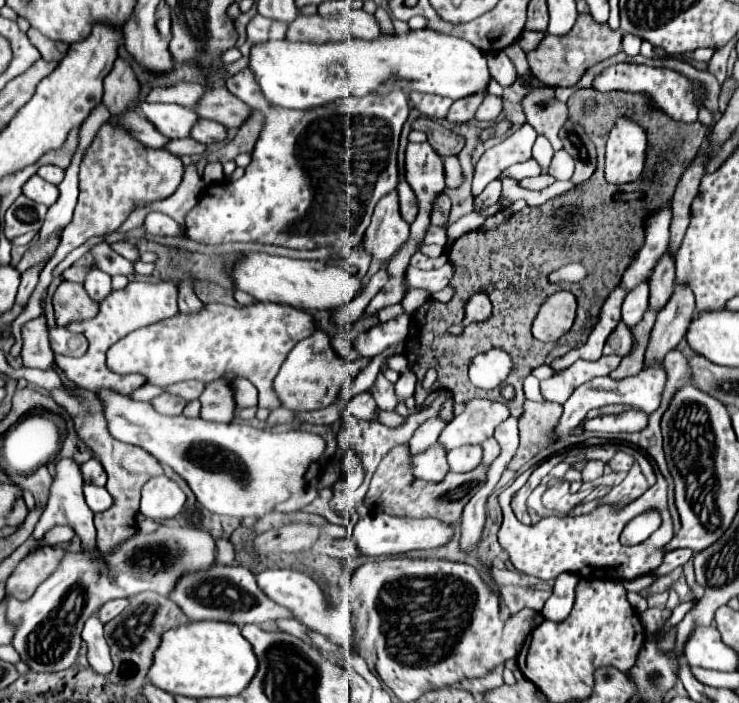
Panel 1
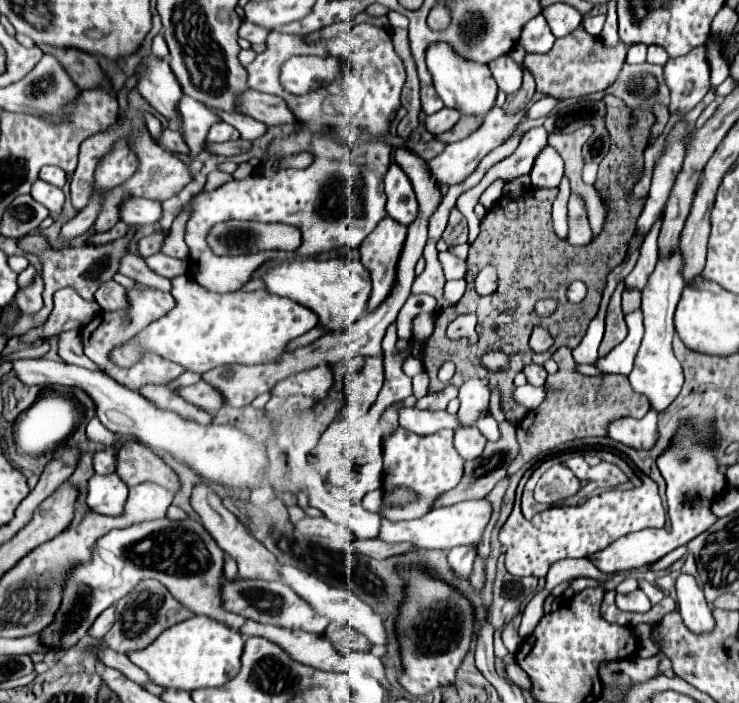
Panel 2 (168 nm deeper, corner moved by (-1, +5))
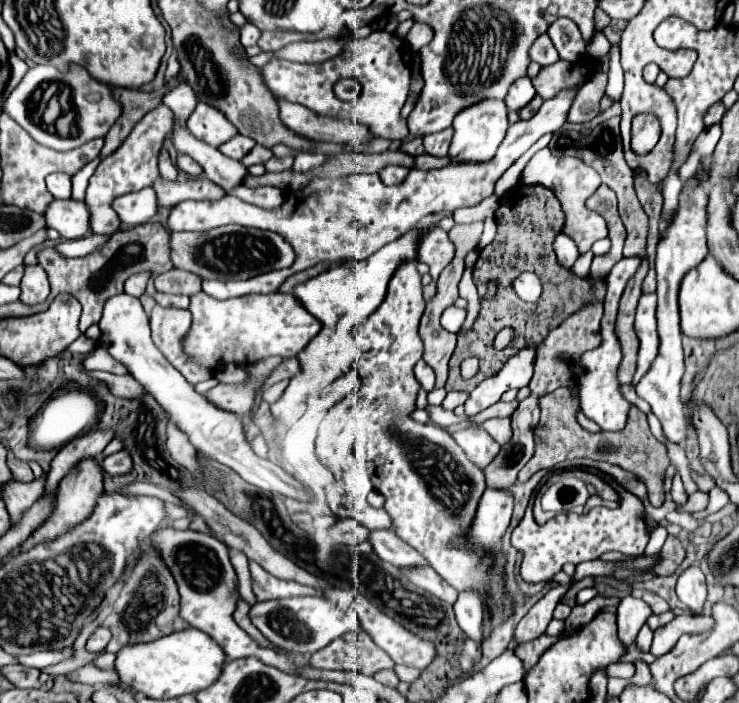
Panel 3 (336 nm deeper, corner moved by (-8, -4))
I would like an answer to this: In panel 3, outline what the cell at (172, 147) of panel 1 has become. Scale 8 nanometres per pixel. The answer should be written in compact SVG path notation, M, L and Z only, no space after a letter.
M256 145L256 147L242 159L242 163L244 163L246 167L250 167L250 165L254 165L254 163L266 163L270 157L272 157L272 151L270 151L270 149L266 149L266 147L262 147L262 145Z

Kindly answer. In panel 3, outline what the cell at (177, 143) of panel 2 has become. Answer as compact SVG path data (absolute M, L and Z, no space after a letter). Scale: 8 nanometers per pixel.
M178 155L178 169L184 171L186 175L192 175L192 177L198 177L202 173L202 167L188 155Z

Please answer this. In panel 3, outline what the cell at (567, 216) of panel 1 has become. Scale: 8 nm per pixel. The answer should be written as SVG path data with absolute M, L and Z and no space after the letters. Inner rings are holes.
M516 185L510 191L506 191L506 195L500 197L500 207L496 209L496 223L498 223L498 233L494 241L480 251L480 257L474 265L474 283L480 295L486 295L490 281L496 281L498 285L496 295L492 301L482 301L482 313L476 319L474 329L468 333L458 333L458 345L450 359L450 377L444 387L446 391L470 393L478 383L496 375L502 369L502 365L512 357L514 351L518 351L520 347L528 347L530 343L536 343L536 345L542 343L548 331L558 327L558 323L562 323L568 315L578 311L582 303L588 303L590 299L604 299L604 293L606 293L604 283L590 285L588 279L580 279L572 271L562 271L562 267L558 267L554 259L552 243L556 235L562 231L564 215L562 215L558 199L548 187ZM524 271L536 273L544 287L536 303L526 303L514 293L512 281ZM504 327L514 329L514 339L504 351L496 351L494 337ZM466 357L480 359L480 369L470 381L464 381L460 375L460 363Z

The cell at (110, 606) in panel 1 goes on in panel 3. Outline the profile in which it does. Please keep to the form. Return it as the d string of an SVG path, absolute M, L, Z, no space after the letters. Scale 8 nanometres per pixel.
M98 627L98 629L90 635L90 639L88 639L88 643L86 643L86 649L88 649L88 651L102 651L108 641L110 641L110 631L104 629L104 627Z

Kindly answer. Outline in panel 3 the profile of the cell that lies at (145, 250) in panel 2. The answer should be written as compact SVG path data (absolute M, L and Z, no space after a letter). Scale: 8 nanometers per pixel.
M224 225L210 229L208 233L172 233L170 245L172 245L172 263L176 269L192 271L202 279L218 279L218 281L252 279L256 275L274 269L290 267L296 257L292 247L280 235L262 229L248 229L242 225Z

